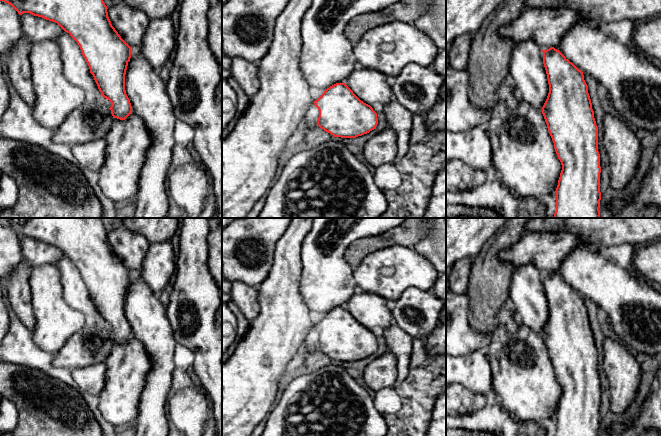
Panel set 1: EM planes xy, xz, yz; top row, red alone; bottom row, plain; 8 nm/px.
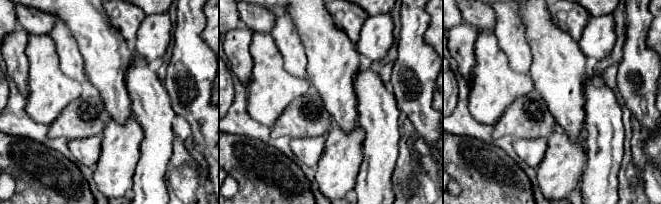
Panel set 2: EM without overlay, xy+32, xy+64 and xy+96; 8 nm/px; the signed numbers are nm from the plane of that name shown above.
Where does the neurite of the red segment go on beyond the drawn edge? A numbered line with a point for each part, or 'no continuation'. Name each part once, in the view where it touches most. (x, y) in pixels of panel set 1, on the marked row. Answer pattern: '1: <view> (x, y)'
1: xy (144, 87)

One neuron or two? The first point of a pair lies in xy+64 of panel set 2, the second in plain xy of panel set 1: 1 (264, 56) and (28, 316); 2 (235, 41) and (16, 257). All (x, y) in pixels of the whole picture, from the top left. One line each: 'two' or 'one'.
1: two
2: two

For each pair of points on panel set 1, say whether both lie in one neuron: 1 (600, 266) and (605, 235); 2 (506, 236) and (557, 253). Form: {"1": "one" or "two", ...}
{"1": "two", "2": "two"}

